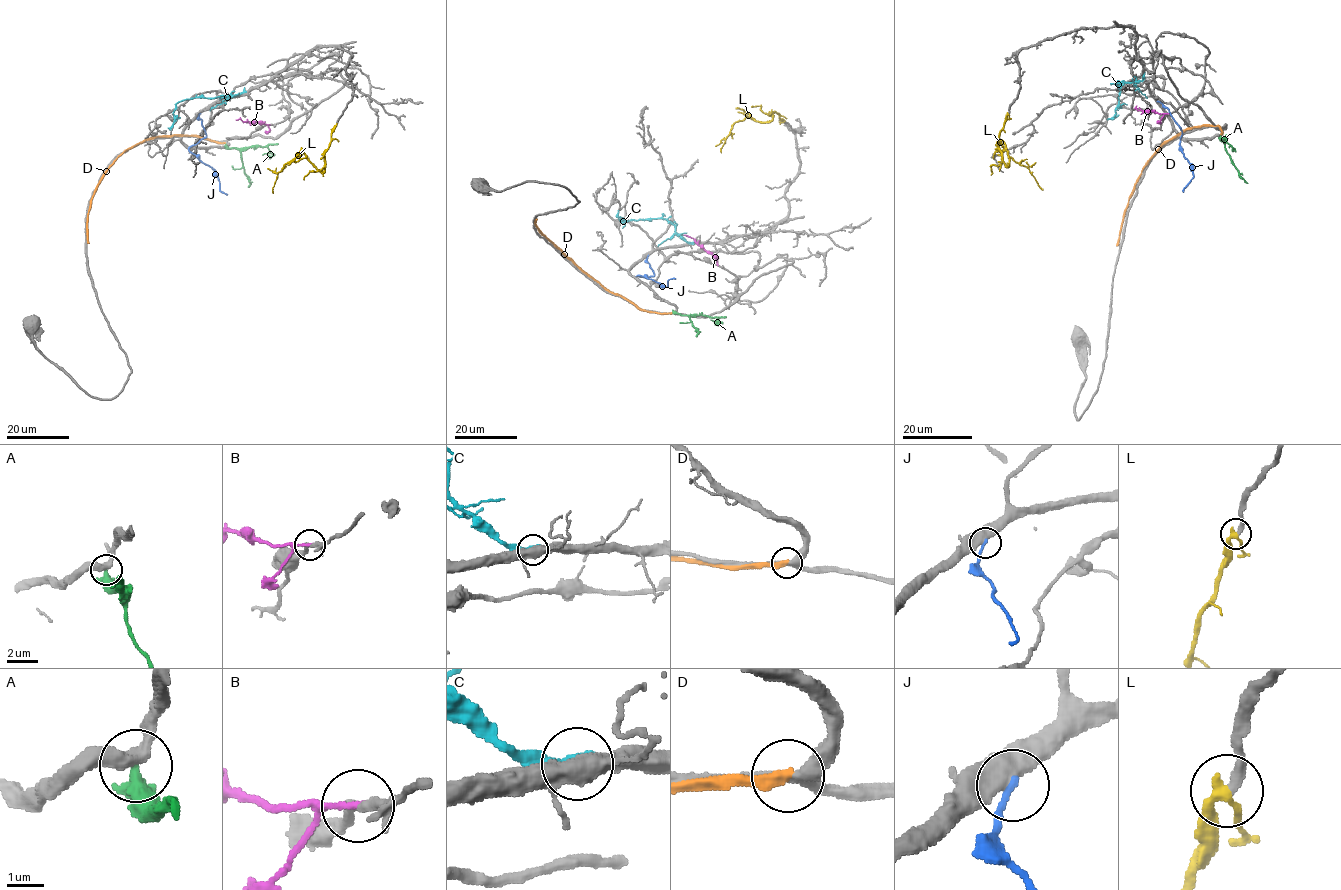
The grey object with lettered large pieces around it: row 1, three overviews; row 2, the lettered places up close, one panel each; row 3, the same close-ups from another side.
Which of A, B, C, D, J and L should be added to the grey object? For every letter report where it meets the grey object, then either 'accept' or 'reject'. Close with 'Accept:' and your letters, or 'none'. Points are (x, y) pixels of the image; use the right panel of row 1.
A: contact (1220, 136); reject
B: contact (1168, 113); reject
C: contact (1143, 77); reject
D: contact (1221, 133); reject
J: contact (1158, 101); reject
L: contact (1008, 114); accept
Accept: L

